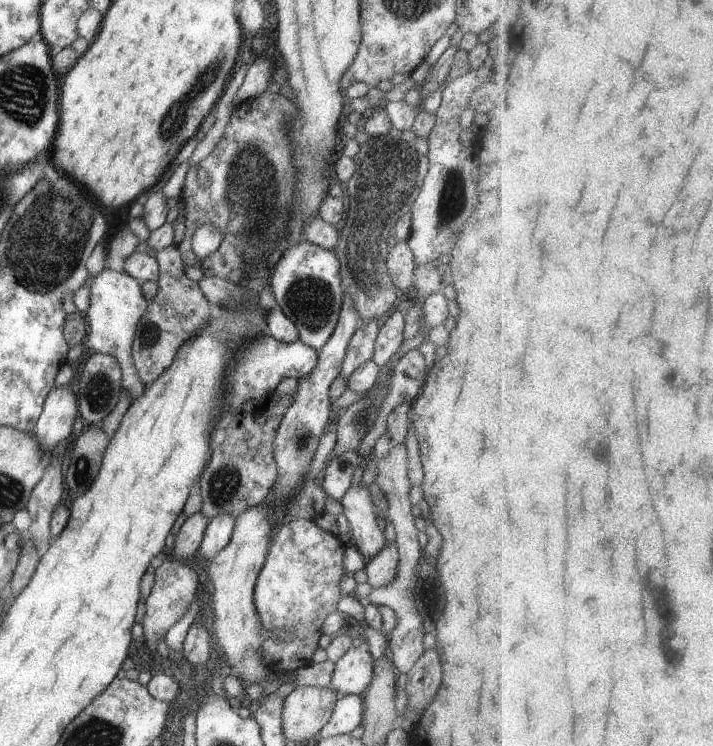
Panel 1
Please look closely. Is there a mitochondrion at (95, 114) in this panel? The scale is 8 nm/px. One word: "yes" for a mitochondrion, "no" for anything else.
no

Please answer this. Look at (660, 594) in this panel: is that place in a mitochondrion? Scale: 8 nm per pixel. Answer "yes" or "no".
yes

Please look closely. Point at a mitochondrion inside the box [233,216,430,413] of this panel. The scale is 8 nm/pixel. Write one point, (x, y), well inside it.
(309, 299)

